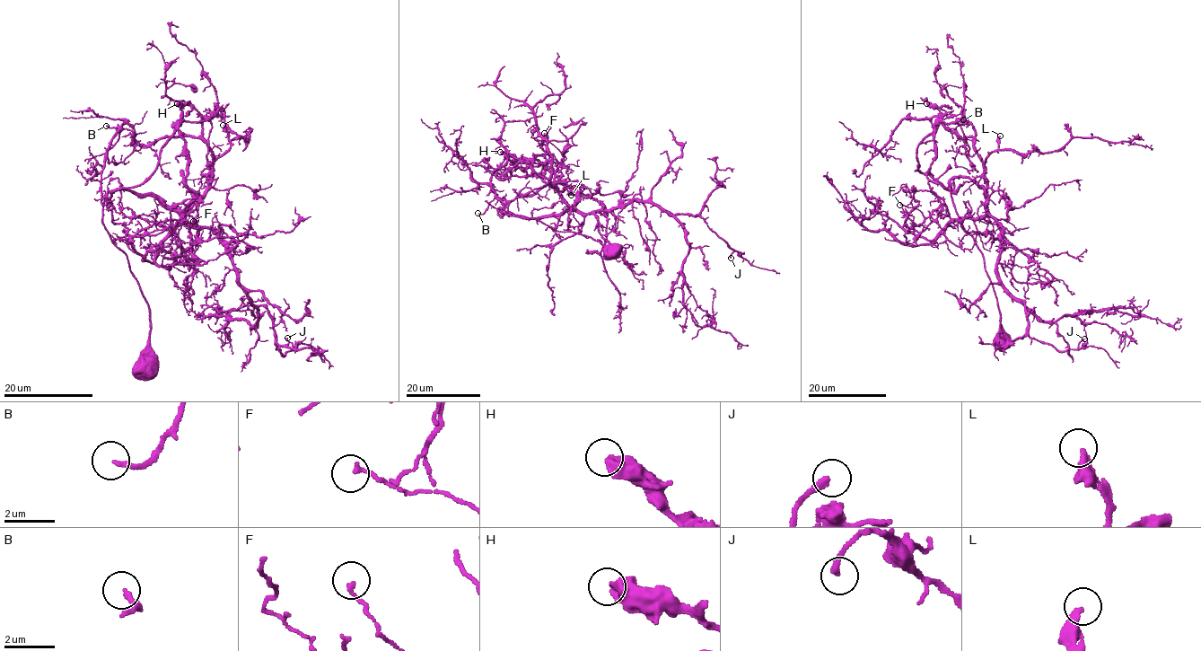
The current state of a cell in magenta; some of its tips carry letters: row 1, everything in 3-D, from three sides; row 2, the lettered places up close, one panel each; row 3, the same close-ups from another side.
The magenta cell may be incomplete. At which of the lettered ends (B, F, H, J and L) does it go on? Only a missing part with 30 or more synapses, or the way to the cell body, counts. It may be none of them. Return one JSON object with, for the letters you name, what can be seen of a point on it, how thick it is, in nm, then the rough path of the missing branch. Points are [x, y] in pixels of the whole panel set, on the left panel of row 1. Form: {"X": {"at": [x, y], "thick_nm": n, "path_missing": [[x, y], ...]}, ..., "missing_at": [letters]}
{"missing_at": []}

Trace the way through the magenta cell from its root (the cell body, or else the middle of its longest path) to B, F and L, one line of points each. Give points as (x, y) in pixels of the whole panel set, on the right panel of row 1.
B: (1005, 340), (984, 256), (951, 201), (960, 177), (984, 186), (987, 203), (974, 137), (957, 132), (963, 119)
F: (1005, 340), (951, 201), (956, 178), (984, 186), (977, 218), (899, 205)
L: (1005, 340), (984, 256), (951, 201), (953, 180), (960, 177), (984, 186), (987, 203), (985, 163), (1000, 136)

